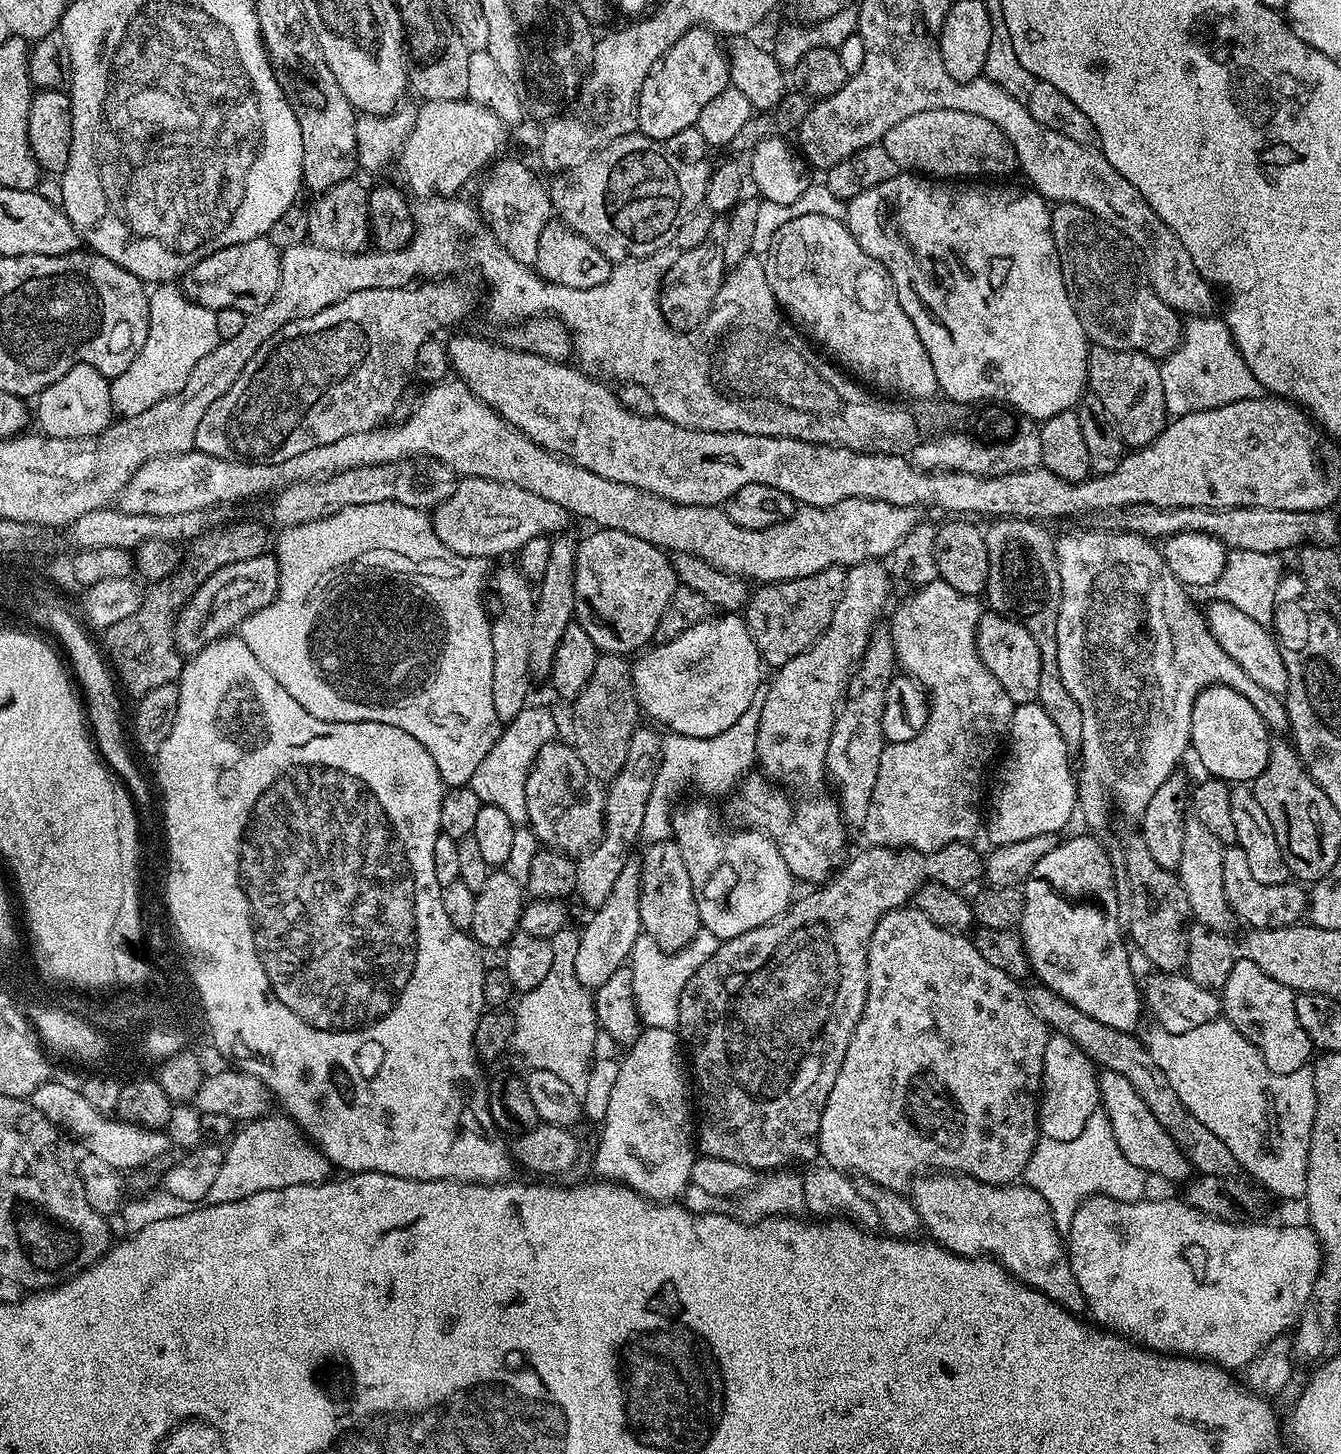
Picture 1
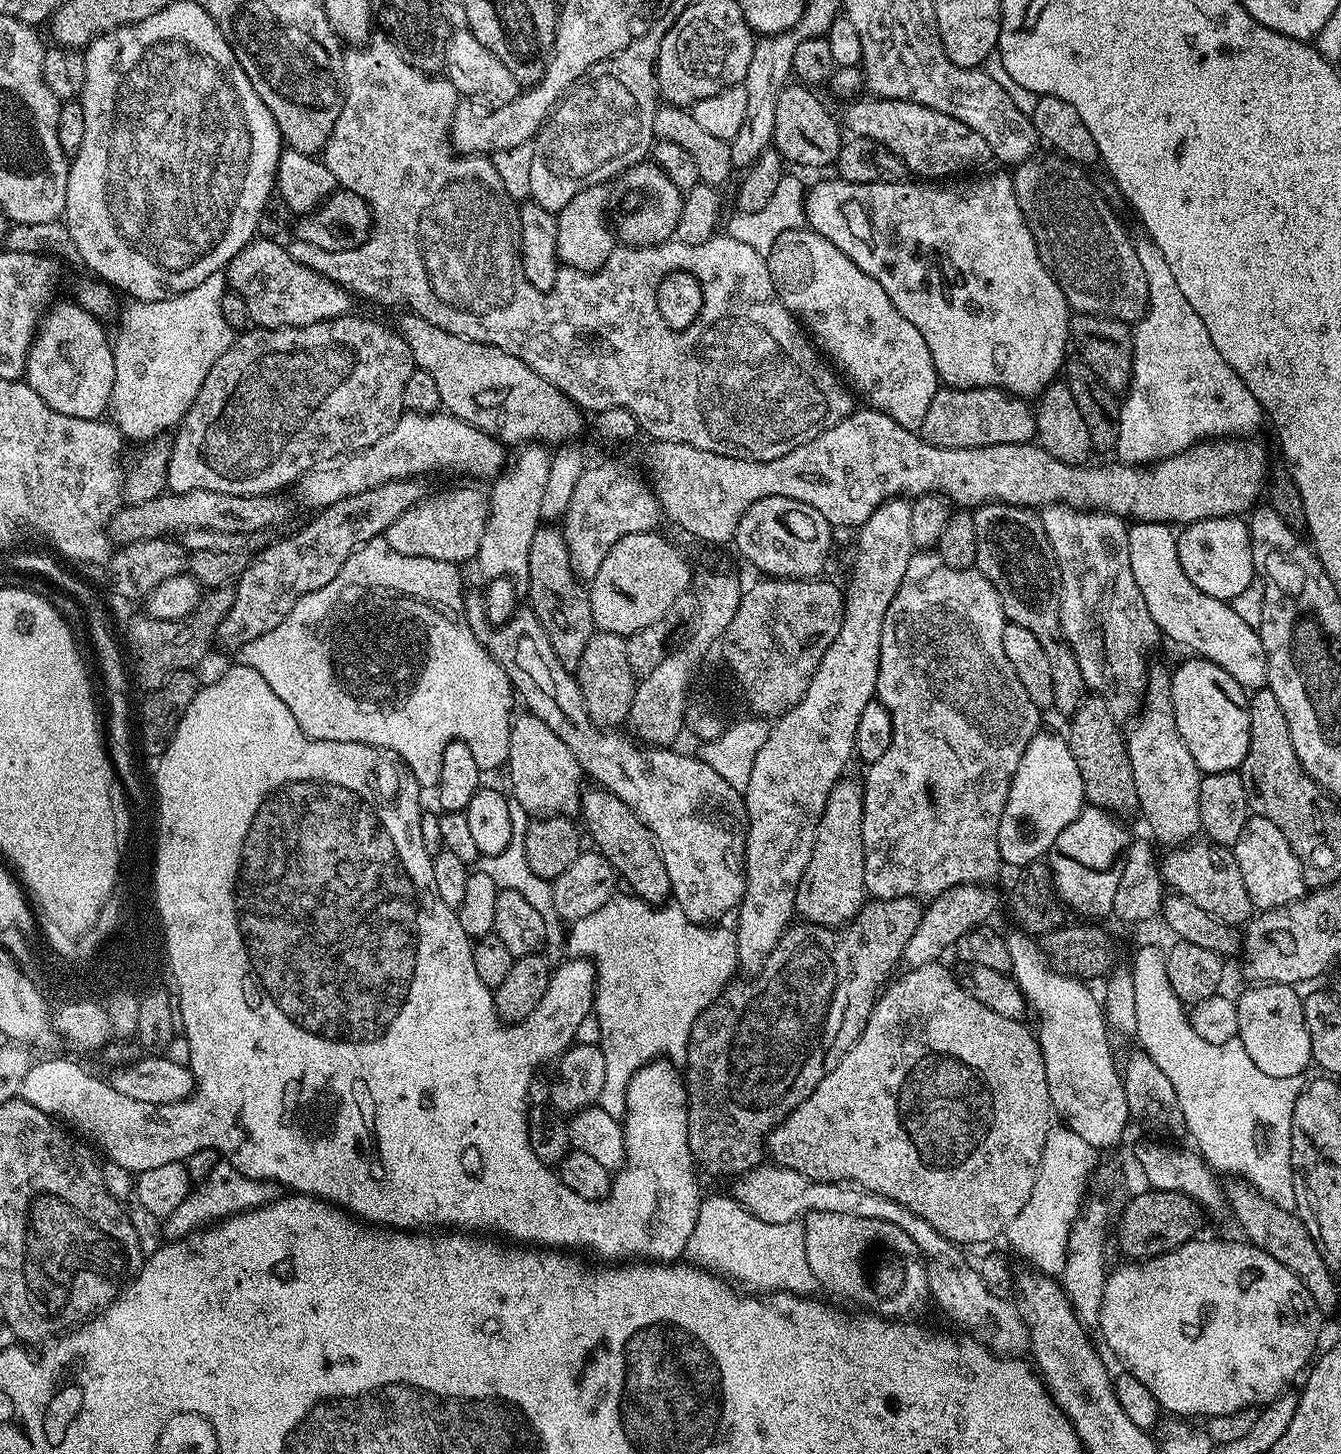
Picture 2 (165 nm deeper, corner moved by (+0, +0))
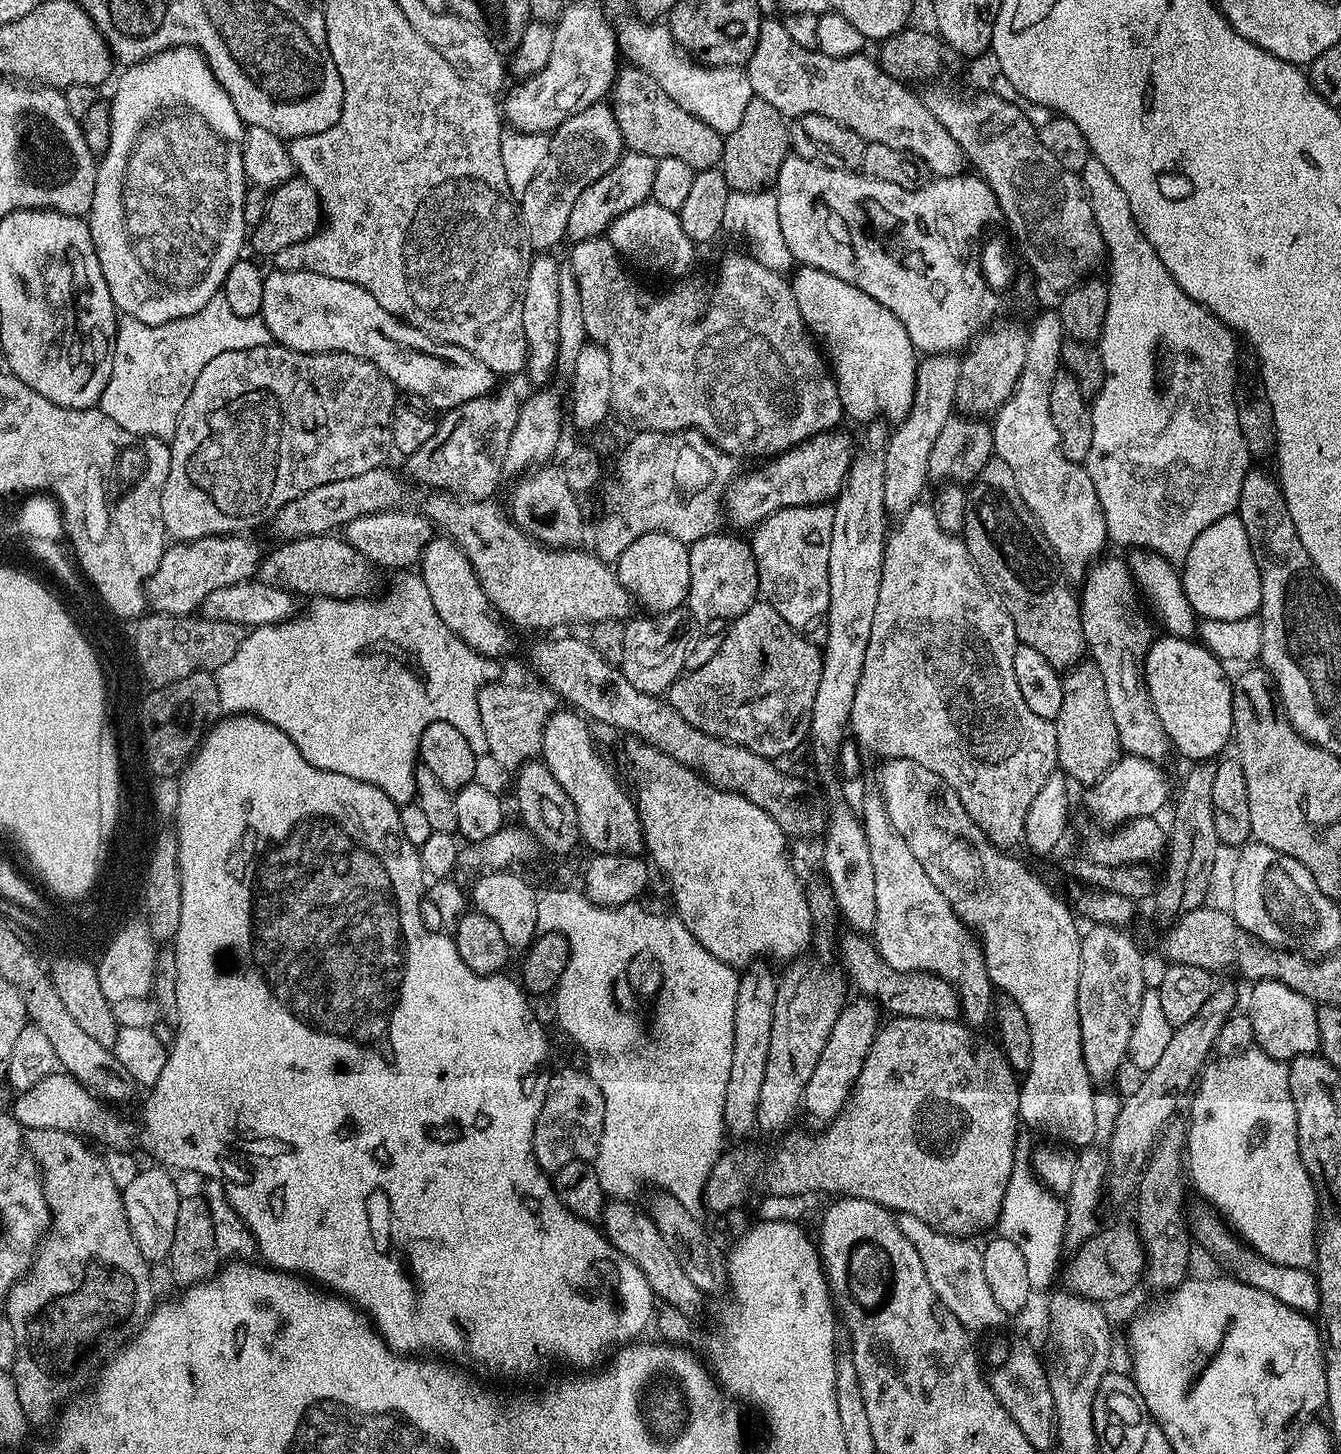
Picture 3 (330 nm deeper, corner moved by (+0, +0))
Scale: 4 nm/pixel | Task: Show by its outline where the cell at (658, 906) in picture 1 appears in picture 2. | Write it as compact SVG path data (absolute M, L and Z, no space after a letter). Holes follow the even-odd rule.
M592 786L592 789L590 789L589 792L587 789L587 791L585 791L583 795L581 795L580 797L579 815L581 817L584 816L585 825L583 824L583 827L586 829L586 832L586 827L588 827L588 832L590 835L592 835L593 842L596 843L593 844L595 851L599 852L600 855L605 856L607 860L609 860L609 862L612 863L612 867L616 869L619 879L623 881L623 883L625 880L625 882L628 883L630 887L632 887L629 889L631 889L631 891L635 893L635 895L639 896L640 899L644 900L647 904L655 904L657 906L663 905L665 901L667 901L669 897L671 897L672 887L670 886L670 874L666 874L666 862L662 862L662 854L658 850L658 846L656 845L656 839L652 837L652 832L650 831L650 829L648 829L648 827L645 826L644 823L642 823L642 821L639 820L639 818L637 818L637 816L634 814L634 810L630 810L630 806L626 806L626 802L622 802L612 792L605 792L604 789L599 786Z

